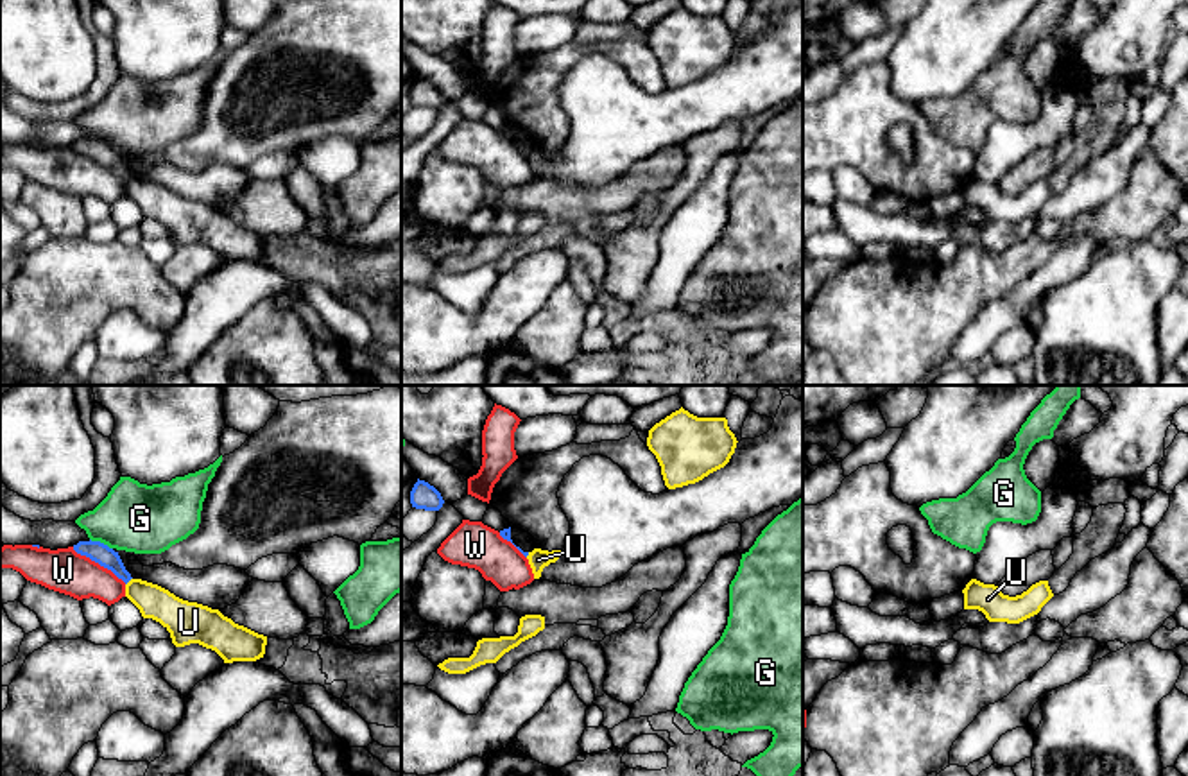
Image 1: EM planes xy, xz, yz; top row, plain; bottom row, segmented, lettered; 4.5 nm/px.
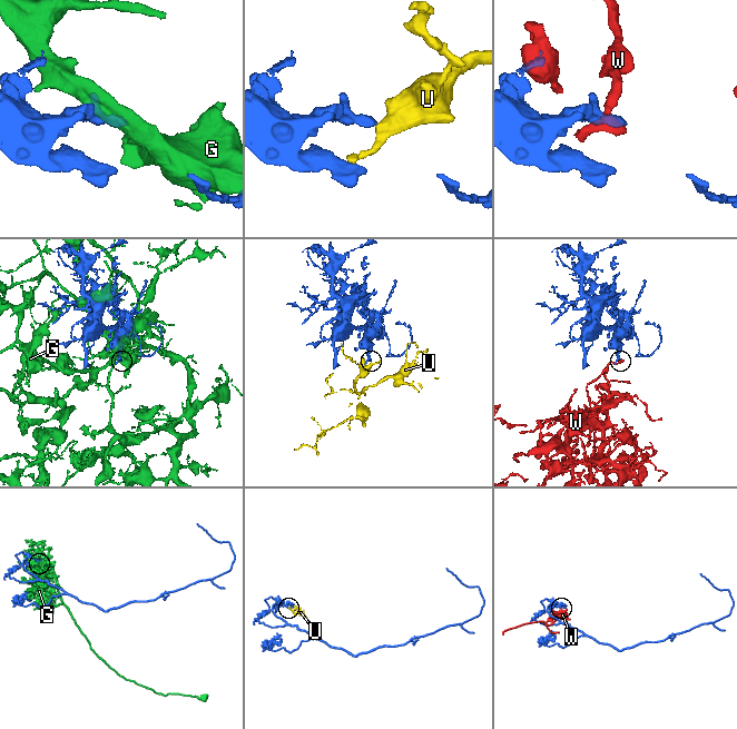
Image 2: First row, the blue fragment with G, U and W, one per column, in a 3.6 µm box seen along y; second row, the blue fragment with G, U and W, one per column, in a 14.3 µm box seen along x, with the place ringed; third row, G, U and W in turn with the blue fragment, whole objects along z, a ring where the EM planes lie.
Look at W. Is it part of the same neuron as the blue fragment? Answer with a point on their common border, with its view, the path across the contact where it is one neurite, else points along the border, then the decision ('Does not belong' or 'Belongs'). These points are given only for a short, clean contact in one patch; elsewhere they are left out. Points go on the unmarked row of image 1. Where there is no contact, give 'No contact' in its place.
Touches blue at xy (99, 162). Boundary: xy (72, 146), (110, 167), (126, 181). Does not belong

